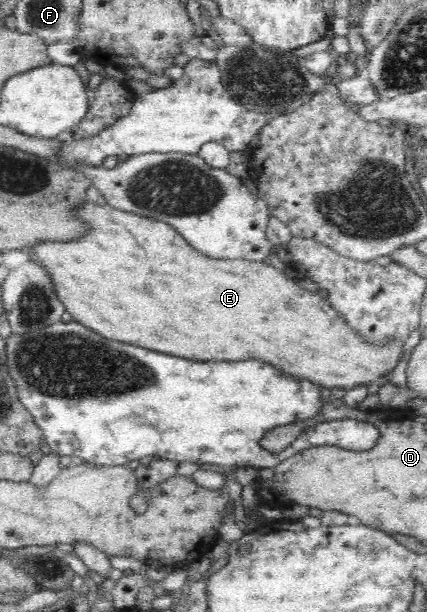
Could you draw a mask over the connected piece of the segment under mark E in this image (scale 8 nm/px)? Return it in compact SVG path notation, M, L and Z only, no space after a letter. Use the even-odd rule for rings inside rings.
M87 201L77 211L78 216L92 226L90 231L82 239L69 243L43 242L41 246L33 247L30 259L47 266L57 296L73 320L79 320L79 324L85 324L109 340L125 340L127 344L139 344L155 352L167 352L189 360L233 362L259 358L281 370L283 375L307 378L312 384L323 386L322 390L329 388L331 391L368 386L381 380L385 374L389 374L391 382L391 372L405 356L405 340L391 338L383 344L367 342L327 298L321 300L318 293L301 288L298 277L288 277L263 261L255 263L209 257L201 250L191 248L187 239L177 234L177 229L170 224L125 212L109 204L97 205Z

